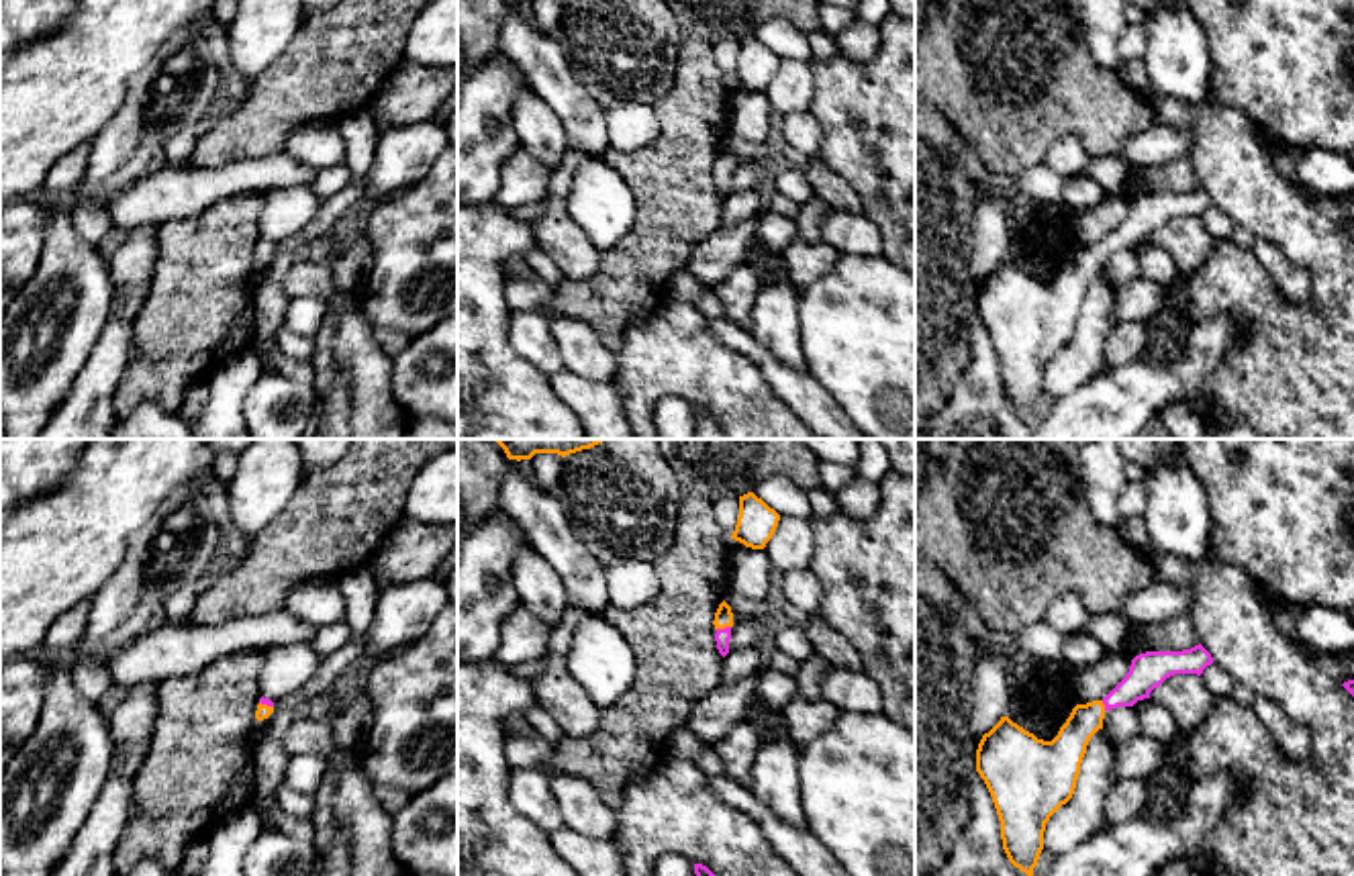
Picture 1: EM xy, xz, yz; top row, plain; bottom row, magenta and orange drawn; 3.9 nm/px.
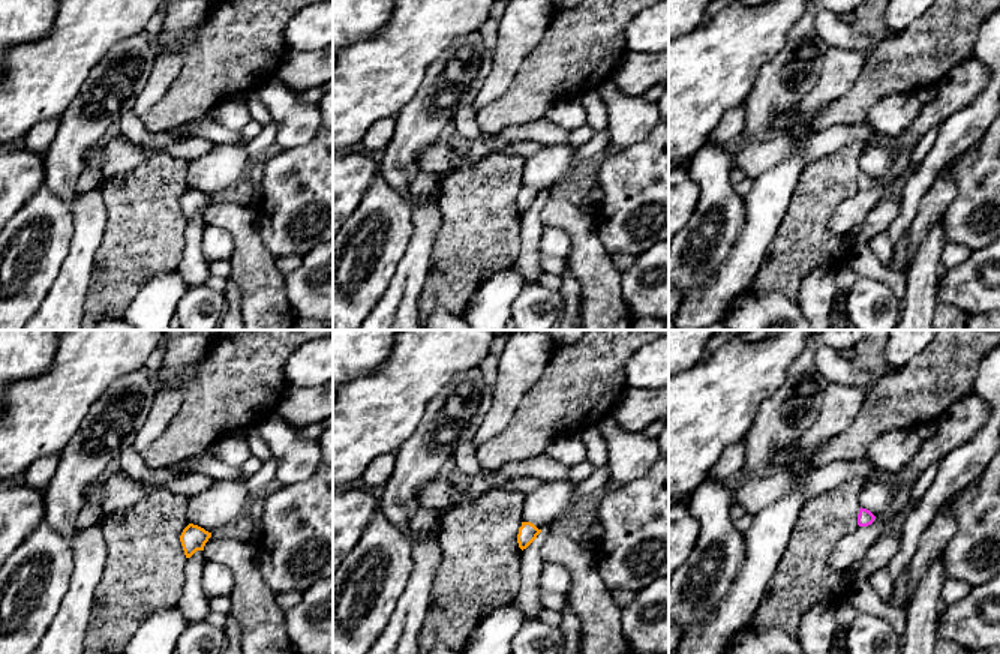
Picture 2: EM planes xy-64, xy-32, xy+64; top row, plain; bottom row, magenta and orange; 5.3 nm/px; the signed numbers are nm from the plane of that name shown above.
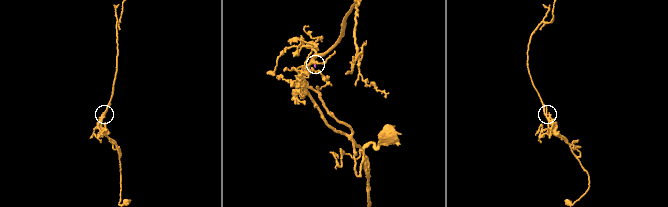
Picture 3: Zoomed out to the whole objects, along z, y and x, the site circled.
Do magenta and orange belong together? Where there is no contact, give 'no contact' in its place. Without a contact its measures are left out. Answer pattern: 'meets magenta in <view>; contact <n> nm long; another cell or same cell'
meets magenta in xz; contact 60 nm long; same cell

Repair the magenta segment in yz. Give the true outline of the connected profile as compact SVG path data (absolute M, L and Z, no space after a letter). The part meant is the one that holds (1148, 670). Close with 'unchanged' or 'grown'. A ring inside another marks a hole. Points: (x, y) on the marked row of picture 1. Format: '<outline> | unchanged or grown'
M1199 643L1182 651L1146 651L1131 660L1125 678L1103 698L1076 704L1052 741L1037 739L1009 717L982 735L976 772L984 780L1009 862L1033 876L1050 817L1076 788L1091 737L1103 729L1105 713L1150 698L1174 674L1201 676L1213 664Z | grown

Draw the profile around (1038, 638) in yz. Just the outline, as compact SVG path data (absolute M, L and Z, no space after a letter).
M1046 621L1031 623L1011 635L1015 649L1033 653L1039 660L1064 660L1066 635L1052 629Z

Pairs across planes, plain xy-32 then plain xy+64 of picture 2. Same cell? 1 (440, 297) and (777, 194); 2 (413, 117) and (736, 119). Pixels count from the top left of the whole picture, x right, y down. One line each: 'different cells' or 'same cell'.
1: different cells
2: different cells

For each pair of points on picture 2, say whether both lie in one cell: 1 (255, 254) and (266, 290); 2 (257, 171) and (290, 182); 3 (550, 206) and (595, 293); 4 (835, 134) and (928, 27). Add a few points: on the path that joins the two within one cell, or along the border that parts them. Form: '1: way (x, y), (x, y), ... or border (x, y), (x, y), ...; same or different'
1: way (255, 263), (260, 281); same
2: border (264, 162), (261, 192); different
3: way (573, 227), (585, 240), (588, 260), (594, 270); same
4: border (864, 122), (837, 123), (817, 131); different

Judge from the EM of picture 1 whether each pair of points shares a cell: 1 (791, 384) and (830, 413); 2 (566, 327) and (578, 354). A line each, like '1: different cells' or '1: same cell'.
1: same cell
2: same cell

